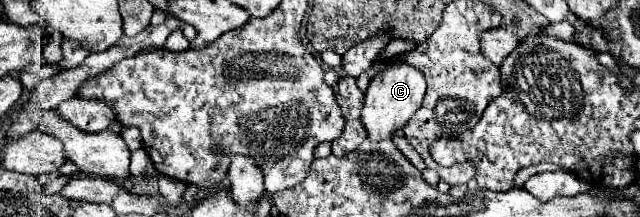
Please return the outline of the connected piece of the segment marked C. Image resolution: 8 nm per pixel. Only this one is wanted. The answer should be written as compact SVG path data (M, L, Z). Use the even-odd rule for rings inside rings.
M397 56L379 58L379 60L385 62L385 70L381 70L377 76L371 78L365 92L365 104L361 110L361 118L367 128L367 134L369 138L375 140L391 138L393 130L403 128L409 122L409 118L415 114L415 110L419 110L419 104L423 102L423 94L425 94L425 76L421 70L417 70L415 66L407 64L403 58Z

